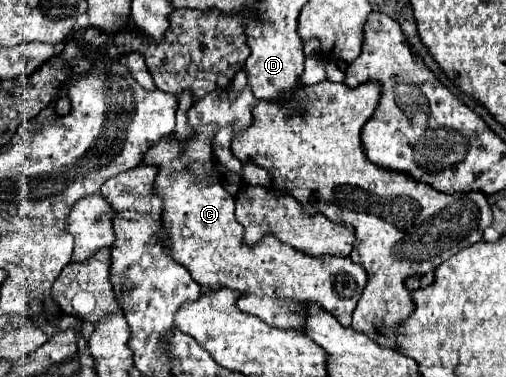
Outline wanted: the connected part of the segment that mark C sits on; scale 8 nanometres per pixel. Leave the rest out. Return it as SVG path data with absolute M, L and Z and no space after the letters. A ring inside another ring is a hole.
M215 125L197 127L197 137L187 143L177 143L167 135L147 151L145 163L159 167L155 189L163 197L163 237L171 257L185 265L205 289L239 289L243 293L239 309L257 315L267 325L303 331L305 309L317 303L349 327L353 309L367 285L365 269L349 257L309 257L273 235L265 235L255 247L243 245L243 227L235 219L233 197L223 189L211 159L211 139L217 129Z

